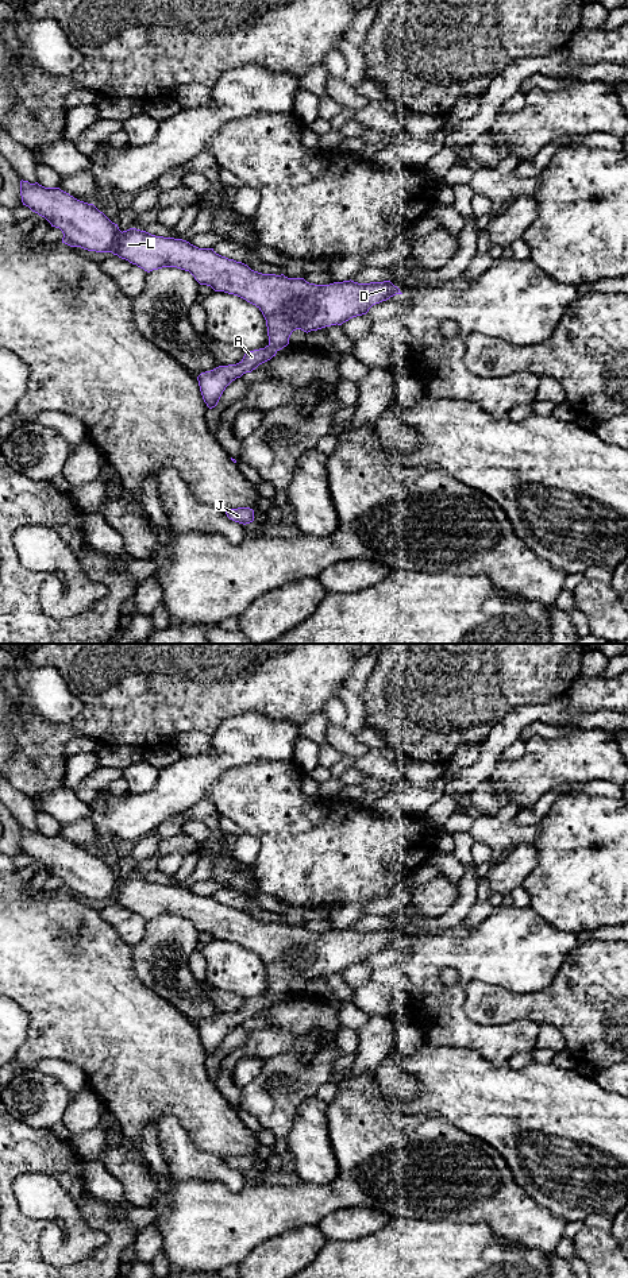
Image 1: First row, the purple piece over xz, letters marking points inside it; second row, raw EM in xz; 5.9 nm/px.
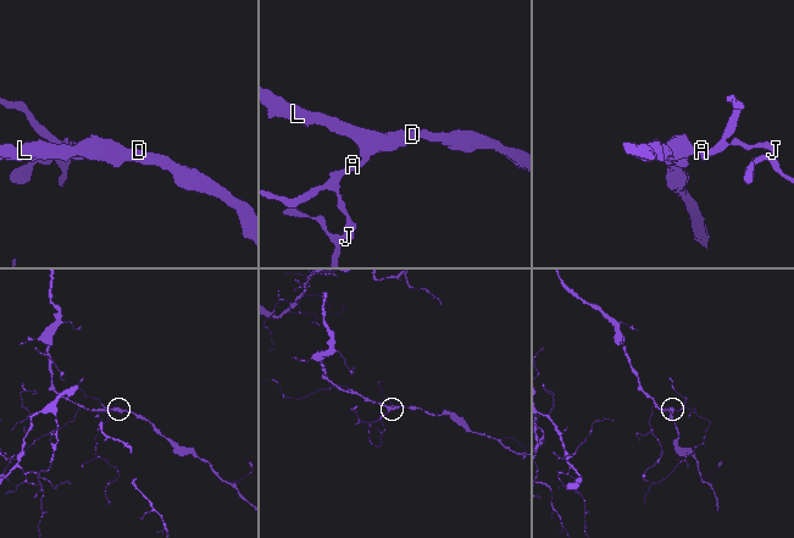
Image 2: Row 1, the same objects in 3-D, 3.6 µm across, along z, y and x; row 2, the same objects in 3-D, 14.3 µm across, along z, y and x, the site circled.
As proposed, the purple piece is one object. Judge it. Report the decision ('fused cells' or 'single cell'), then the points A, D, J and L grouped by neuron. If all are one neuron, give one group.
single cell; A D J L

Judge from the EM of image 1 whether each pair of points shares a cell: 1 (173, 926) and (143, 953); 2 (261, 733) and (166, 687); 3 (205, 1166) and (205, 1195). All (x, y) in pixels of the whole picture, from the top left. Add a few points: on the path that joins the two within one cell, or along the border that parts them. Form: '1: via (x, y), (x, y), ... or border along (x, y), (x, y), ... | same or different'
1: via (166, 933), (150, 948) | same
2: border along (259, 713), (234, 714), (211, 736) | different
3: border along (174, 1184), (220, 1181), (237, 1190) | different

